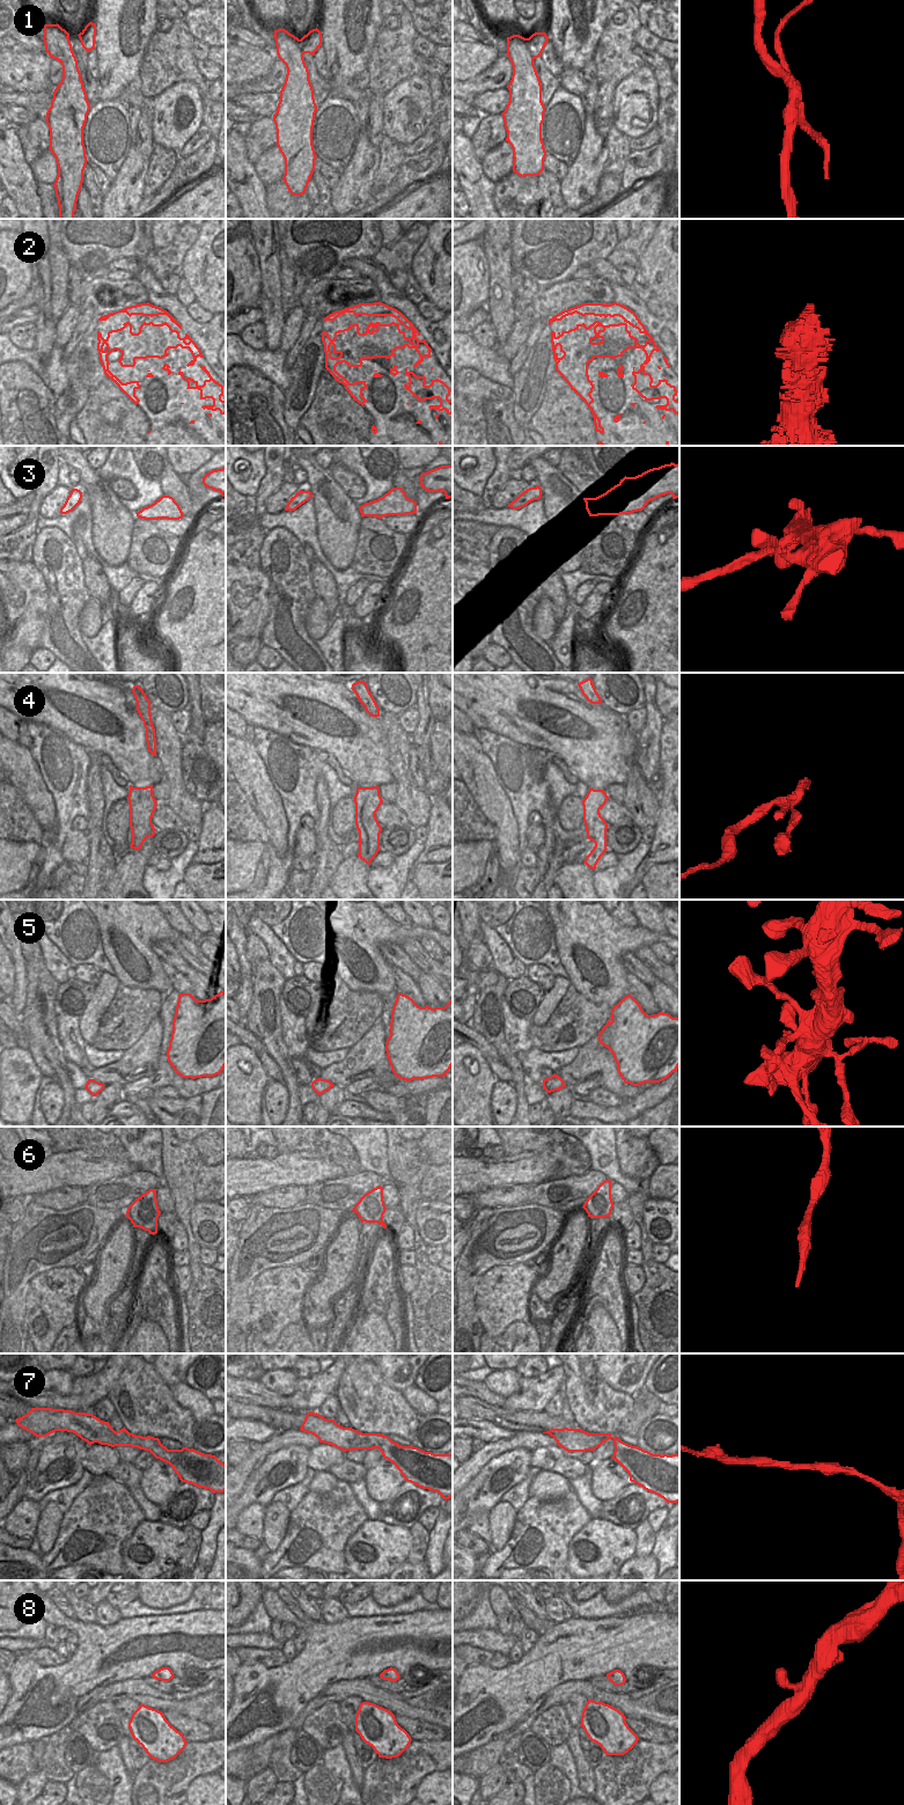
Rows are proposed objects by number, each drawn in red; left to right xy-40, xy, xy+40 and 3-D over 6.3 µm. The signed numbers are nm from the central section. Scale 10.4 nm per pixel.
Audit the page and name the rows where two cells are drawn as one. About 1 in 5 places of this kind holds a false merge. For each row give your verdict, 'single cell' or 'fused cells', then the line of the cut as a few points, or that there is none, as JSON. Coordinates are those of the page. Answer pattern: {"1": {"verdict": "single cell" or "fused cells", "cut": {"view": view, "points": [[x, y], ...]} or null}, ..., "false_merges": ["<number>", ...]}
{"1": {"verdict": "fused cells", "cut": {"view": "xy+40", "points": [[526, 38], [528, 48], [527, 63], [531, 66]]}}, "2": {"verdict": "single cell", "cut": null}, "3": {"verdict": "single cell", "cut": null}, "4": {"verdict": "single cell", "cut": null}, "5": {"verdict": "single cell", "cut": null}, "6": {"verdict": "single cell", "cut": null}, "7": {"verdict": "single cell", "cut": null}, "8": {"verdict": "single cell", "cut": null}, "false_merges": ["1"]}

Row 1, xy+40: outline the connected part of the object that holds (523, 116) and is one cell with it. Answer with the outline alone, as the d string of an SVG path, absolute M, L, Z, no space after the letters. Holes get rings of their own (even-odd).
M507 37L507 57L513 66L508 85L509 102L501 113L506 141L513 148L513 171L519 176L538 176L544 170L546 152L542 140L545 107L542 85L535 65L529 66L527 38Z

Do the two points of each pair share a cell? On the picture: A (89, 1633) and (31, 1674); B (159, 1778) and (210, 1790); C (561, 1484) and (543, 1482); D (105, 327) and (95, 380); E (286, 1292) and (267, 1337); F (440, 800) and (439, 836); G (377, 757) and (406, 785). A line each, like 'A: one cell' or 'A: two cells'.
A: one cell
B: two cells
C: one cell
D: two cells
E: one cell
F: one cell
G: two cells

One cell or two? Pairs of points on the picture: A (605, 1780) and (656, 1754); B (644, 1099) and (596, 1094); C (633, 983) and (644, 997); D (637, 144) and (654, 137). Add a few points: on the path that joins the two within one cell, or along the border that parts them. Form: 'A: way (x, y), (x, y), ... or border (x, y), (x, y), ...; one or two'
A: way (618, 1780), (625, 1780), (644, 1762); one
B: border (625, 1100), (616, 1106), (597, 1106); two
C: way (634, 987), (641, 993); one
D: way (641, 142), (649, 139); one

